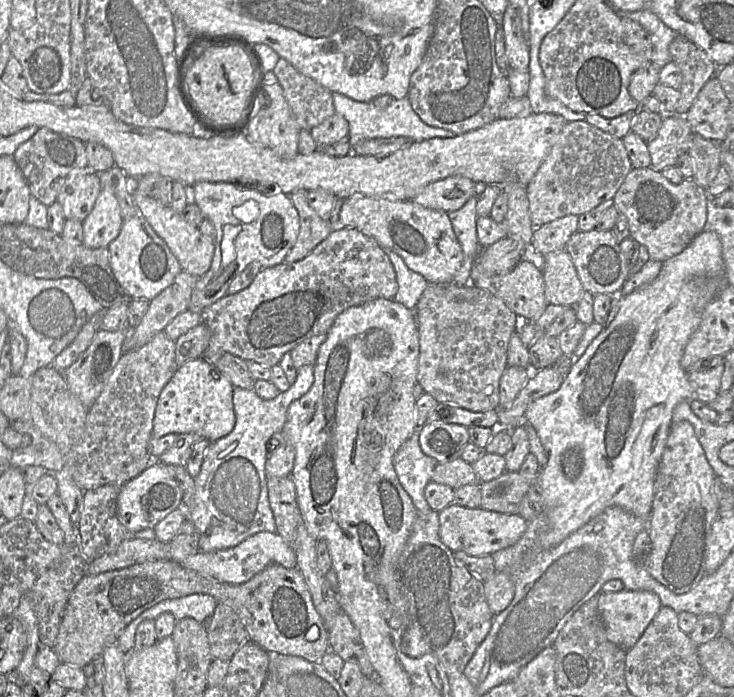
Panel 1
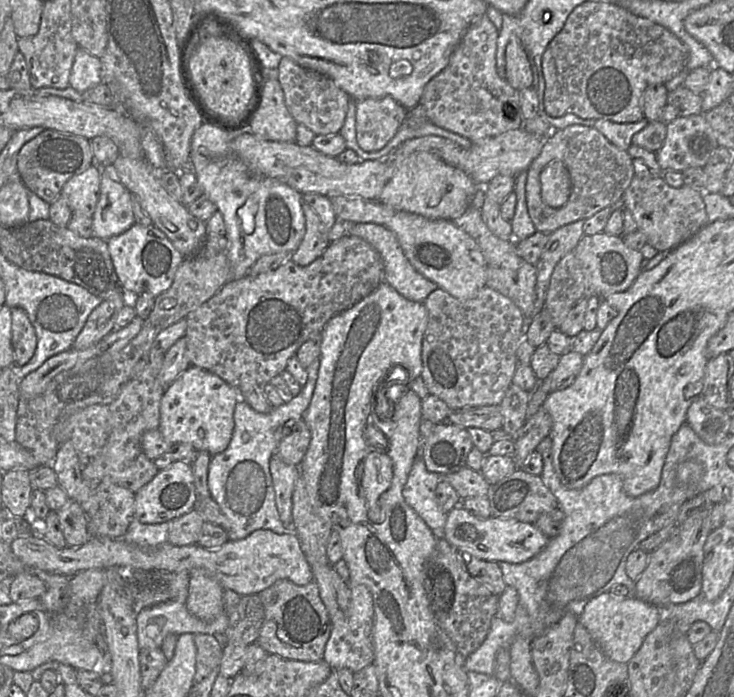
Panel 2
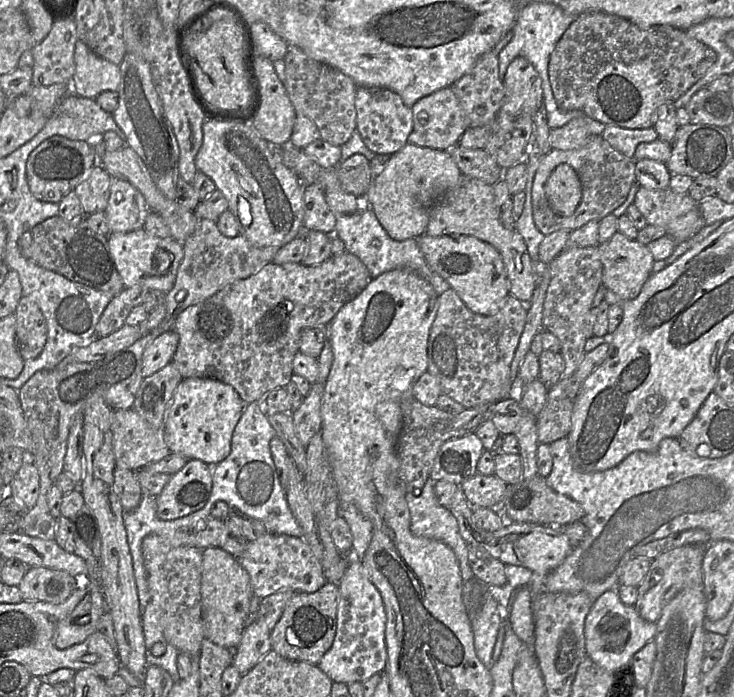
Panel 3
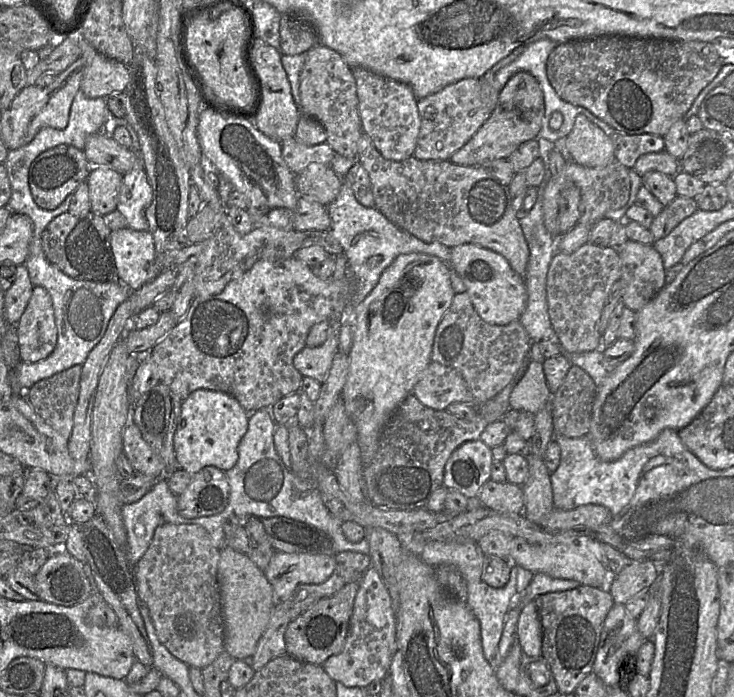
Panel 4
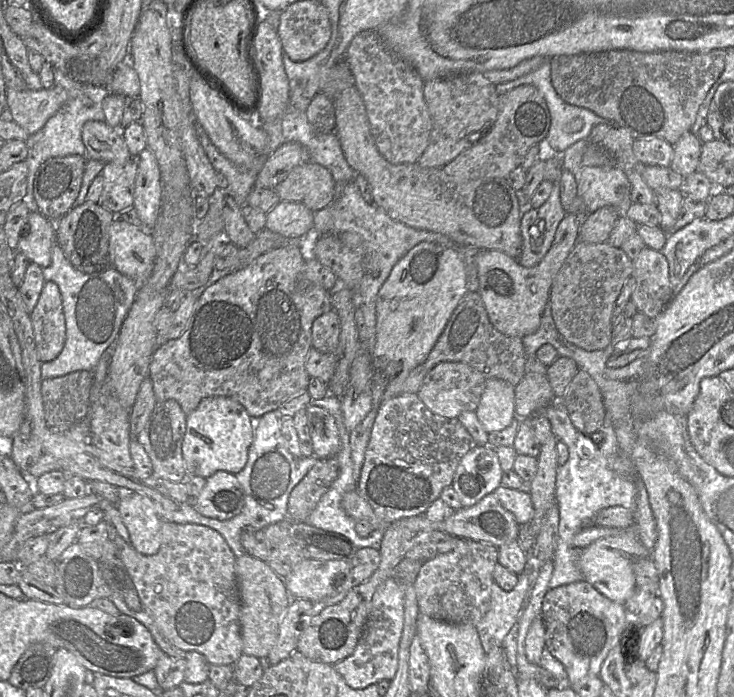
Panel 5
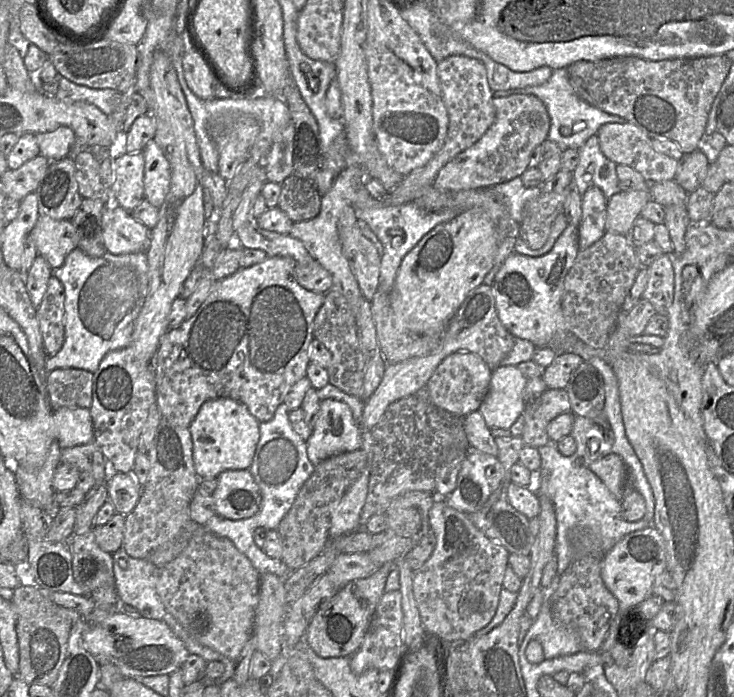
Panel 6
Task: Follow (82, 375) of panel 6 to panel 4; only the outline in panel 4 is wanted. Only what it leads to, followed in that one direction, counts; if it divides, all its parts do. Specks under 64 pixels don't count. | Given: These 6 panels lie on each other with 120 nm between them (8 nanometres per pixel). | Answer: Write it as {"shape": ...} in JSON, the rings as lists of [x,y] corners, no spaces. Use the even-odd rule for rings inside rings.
{"shape":[[[74,365],[38,381],[23,394],[34,411],[66,440],[70,438],[73,429],[74,412],[80,394],[81,373],[82,366]]]}

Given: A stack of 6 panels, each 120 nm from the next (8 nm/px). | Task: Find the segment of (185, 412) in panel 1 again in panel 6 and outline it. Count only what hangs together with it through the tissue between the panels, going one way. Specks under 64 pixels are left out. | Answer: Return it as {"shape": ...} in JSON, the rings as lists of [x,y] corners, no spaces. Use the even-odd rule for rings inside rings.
{"shape":[[[217,399],[204,403],[189,426],[193,442],[193,462],[198,477],[201,480],[217,480],[221,473],[228,470],[249,471],[260,439],[259,424],[247,407],[237,401]]]}

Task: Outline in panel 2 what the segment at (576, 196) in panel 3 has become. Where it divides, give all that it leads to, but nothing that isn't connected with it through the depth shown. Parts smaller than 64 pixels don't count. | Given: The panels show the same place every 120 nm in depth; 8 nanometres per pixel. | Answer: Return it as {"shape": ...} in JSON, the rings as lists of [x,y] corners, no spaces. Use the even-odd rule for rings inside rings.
{"shape":[[[553,161],[540,173],[541,197],[552,208],[564,206],[570,197],[572,183],[569,172],[561,161]]]}

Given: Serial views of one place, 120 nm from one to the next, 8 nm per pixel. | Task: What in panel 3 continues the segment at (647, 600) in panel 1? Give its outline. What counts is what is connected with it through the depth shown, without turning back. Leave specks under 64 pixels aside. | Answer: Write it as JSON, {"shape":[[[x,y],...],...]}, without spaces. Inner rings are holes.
{"shape":[[[616,589],[607,590],[594,600],[585,619],[587,656],[599,667],[617,673],[630,665],[634,654],[654,639],[656,631],[656,622],[644,620],[635,606],[622,603]]]}

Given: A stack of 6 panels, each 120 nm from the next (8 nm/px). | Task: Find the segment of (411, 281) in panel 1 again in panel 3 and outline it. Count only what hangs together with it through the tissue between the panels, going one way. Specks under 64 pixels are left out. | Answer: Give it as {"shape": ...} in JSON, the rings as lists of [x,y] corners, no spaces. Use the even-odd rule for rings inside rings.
{"shape":[[[360,207],[352,214],[335,215],[336,225],[334,236],[345,246],[345,251],[358,257],[368,269],[372,279],[398,268],[409,269],[428,281],[435,292],[440,295],[450,288],[450,285],[428,266],[416,239],[396,241],[392,239],[379,223],[370,207]]]}

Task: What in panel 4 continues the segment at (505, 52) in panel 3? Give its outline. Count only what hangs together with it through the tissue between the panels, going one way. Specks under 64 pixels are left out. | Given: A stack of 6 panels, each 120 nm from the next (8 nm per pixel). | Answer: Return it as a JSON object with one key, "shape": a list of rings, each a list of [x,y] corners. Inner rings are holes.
{"shape":[[[542,39],[524,47],[522,53],[509,65],[503,67],[495,74],[495,79],[504,87],[509,79],[520,71],[525,71],[543,82],[547,76],[547,61],[551,52],[558,44],[549,39]]]}

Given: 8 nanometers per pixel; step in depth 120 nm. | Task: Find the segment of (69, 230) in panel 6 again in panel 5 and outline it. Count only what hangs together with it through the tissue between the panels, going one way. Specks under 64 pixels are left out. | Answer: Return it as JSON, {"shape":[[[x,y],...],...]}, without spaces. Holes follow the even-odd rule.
{"shape":[[[39,212],[30,213],[28,225],[21,236],[17,251],[23,253],[30,263],[46,268],[51,264],[51,251],[55,244],[55,226]]]}

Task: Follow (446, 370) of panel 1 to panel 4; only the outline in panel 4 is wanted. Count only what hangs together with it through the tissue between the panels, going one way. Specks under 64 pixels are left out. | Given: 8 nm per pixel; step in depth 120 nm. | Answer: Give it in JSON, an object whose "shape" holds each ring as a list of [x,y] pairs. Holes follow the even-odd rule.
{"shape":[[[467,292],[457,293],[436,328],[431,361],[455,369],[466,382],[473,405],[480,406],[515,378],[532,343],[520,320],[507,325],[489,324],[475,311]]]}

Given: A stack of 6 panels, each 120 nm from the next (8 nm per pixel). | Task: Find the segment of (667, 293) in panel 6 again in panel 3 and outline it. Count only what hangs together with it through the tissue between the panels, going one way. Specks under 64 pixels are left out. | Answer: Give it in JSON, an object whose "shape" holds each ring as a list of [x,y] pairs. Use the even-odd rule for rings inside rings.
{"shape":[[[615,233],[610,240],[597,246],[603,265],[602,285],[622,301],[635,299],[653,273],[654,258],[646,245]]]}

